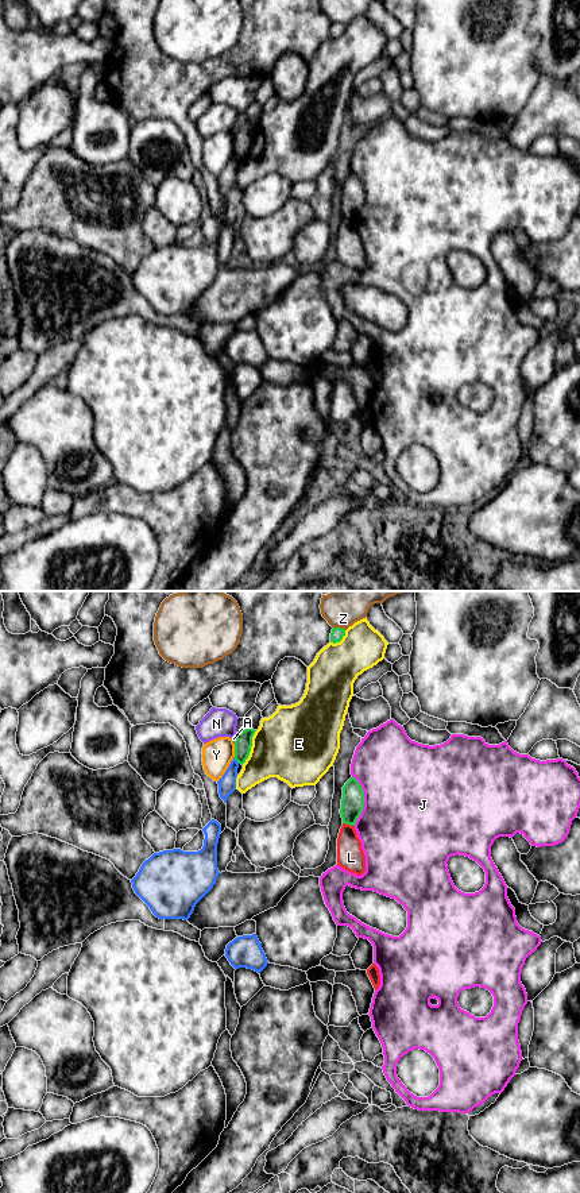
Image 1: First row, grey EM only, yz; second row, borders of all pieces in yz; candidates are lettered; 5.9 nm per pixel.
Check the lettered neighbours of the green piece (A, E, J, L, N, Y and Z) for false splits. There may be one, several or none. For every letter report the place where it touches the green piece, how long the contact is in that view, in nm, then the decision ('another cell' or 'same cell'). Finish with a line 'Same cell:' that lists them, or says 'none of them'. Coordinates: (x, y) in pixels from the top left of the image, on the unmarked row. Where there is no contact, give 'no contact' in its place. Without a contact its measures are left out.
A: meets green in yz at (236, 155); contact 50 nm long; another cell
E: meets green in yz at (250, 143); contact 220 nm long; another cell
J: meets green in yz at (363, 196); contact 300 nm long; another cell
L: meets green in yz at (348, 219); contact 80 nm long; another cell
N: meets green in yz at (236, 130); contact 30 nm long; another cell
Y: meets green in yz at (235, 146); contact 80 nm long; another cell
Z: meets green in yz at (340, 23); contact 80 nm long; another cell
Same cell: none of them

